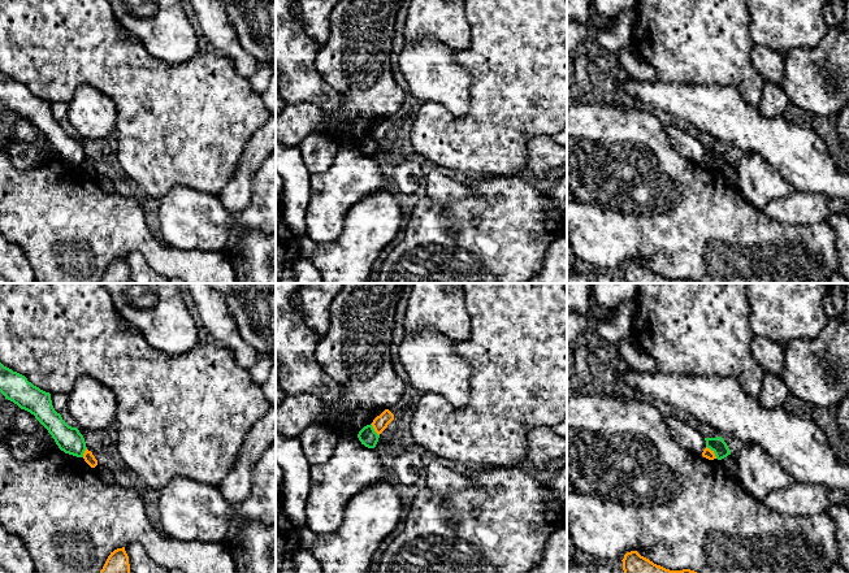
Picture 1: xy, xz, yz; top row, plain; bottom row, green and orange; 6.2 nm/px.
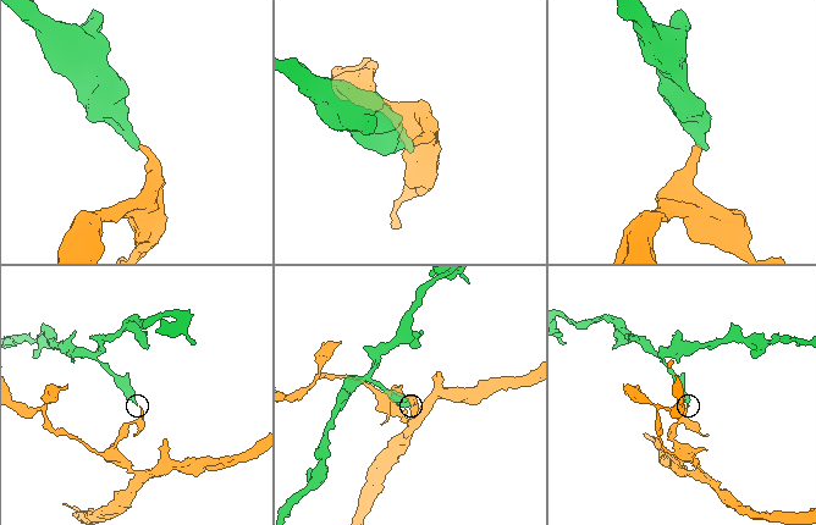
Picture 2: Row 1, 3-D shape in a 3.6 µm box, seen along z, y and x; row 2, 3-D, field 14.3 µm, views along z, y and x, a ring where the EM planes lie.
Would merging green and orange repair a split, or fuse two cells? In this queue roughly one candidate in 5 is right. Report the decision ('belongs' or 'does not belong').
does not belong

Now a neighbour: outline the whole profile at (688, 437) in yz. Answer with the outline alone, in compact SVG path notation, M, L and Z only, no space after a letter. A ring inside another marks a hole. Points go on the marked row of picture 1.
M664 416L664 422L671 437L681 447L692 453L702 455L706 448L706 440L697 429L694 429L688 421L680 420L677 416Z

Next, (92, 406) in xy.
M82 376L69 394L66 411L78 429L98 431L114 426L117 399L101 382Z

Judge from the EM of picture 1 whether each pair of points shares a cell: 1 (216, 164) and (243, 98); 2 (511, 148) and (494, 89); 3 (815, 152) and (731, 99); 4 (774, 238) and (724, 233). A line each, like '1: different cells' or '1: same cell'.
1: same cell
2: same cell
3: same cell
4: same cell

